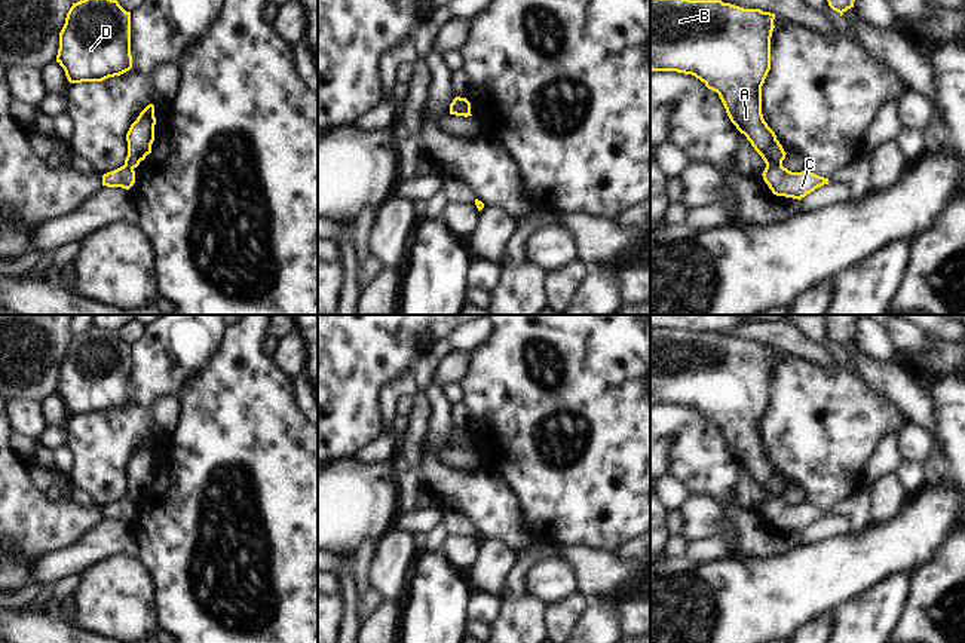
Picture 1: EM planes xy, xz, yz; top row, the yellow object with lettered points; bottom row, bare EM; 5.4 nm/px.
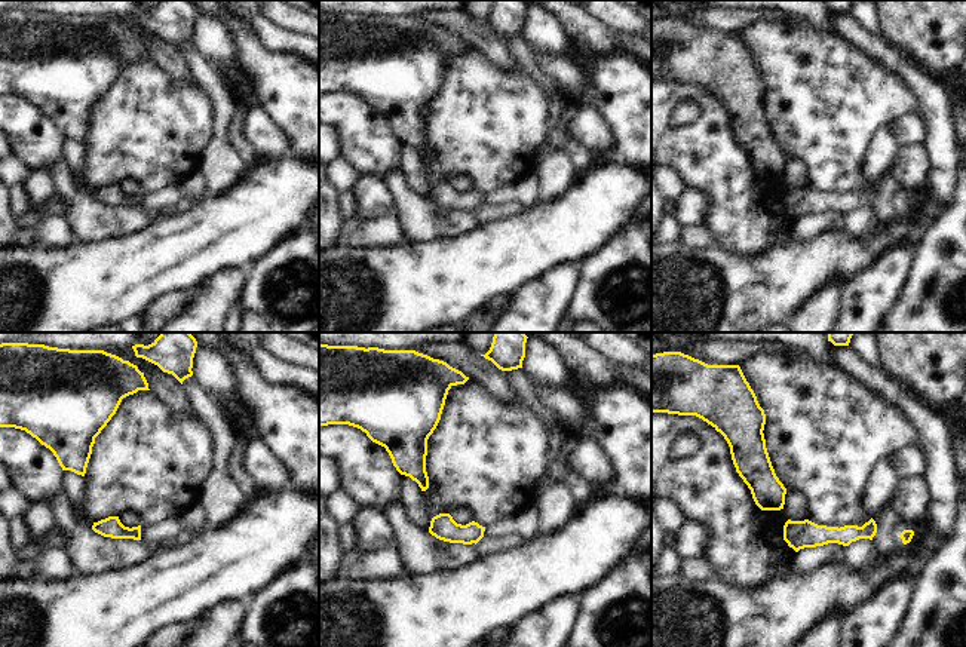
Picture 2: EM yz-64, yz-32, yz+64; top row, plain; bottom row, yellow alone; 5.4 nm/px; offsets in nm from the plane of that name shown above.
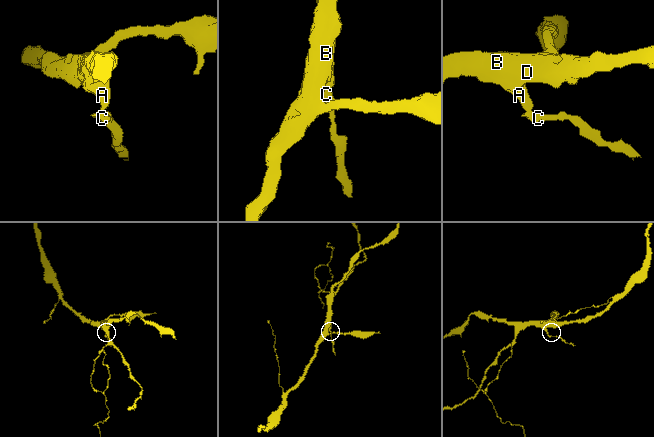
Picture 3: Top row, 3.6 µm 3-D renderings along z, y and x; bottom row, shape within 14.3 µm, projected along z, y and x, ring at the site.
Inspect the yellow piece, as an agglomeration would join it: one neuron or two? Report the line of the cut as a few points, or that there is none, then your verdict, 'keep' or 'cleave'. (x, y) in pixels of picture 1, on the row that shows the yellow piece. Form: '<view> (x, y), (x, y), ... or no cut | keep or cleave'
yz (781, 164), (766, 167) | cleave

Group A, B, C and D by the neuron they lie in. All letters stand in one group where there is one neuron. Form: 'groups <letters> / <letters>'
groups A B D / C

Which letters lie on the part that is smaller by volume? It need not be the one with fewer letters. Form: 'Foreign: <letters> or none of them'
Foreign: C

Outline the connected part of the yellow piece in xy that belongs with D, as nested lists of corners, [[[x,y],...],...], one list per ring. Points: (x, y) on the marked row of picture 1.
[[[80,0],[59,33],[56,62],[70,83],[102,82],[132,68],[131,12],[117,0]]]

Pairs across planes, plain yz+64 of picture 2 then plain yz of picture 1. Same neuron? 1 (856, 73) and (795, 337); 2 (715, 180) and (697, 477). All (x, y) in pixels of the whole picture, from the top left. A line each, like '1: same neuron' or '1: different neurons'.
1: different neurons
2: same neuron

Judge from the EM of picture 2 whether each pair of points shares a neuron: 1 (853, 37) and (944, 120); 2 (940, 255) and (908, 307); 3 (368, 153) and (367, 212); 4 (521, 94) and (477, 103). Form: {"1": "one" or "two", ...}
{"1": "one", "2": "one", "3": "two", "4": "one"}

